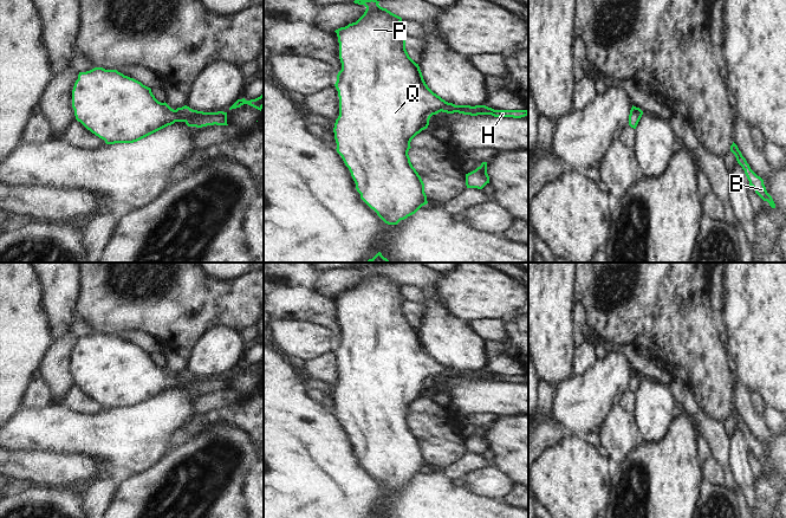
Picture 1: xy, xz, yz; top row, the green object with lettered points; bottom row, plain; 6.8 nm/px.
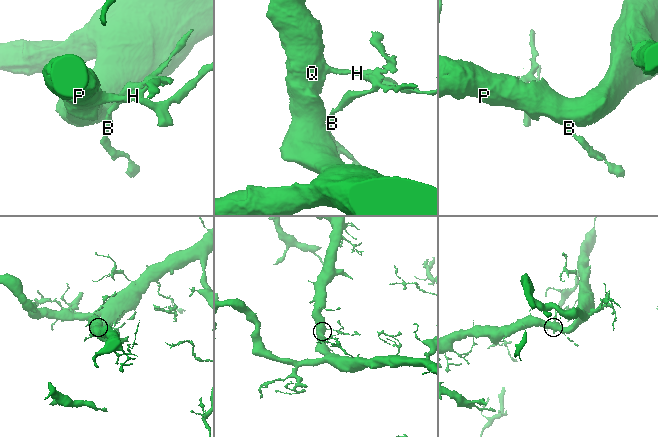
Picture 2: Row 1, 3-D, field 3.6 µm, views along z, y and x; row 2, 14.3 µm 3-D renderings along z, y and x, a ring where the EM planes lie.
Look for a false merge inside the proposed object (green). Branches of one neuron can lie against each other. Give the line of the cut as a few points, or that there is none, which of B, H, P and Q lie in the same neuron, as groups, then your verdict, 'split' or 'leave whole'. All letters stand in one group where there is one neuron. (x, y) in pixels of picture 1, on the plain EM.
no cut; B H P Q; leave whole

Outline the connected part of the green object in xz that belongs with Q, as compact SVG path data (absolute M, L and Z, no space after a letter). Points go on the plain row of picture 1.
M357 263L355 268L366 272L364 279L352 289L336 294L339 307L339 324L342 335L334 349L339 362L339 381L336 384L333 397L337 417L342 421L356 448L360 464L373 474L388 490L397 490L401 485L415 479L427 470L424 448L413 432L408 420L411 404L427 394L429 384L439 377L463 378L470 381L492 380L494 382L521 383L528 380L527 375L494 375L486 370L455 370L434 358L426 349L418 329L405 315L405 298L401 292L402 283L381 272L379 266Z

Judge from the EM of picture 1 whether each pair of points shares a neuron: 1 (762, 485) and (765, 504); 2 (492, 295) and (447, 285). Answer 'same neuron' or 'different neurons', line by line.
1: same neuron
2: same neuron

